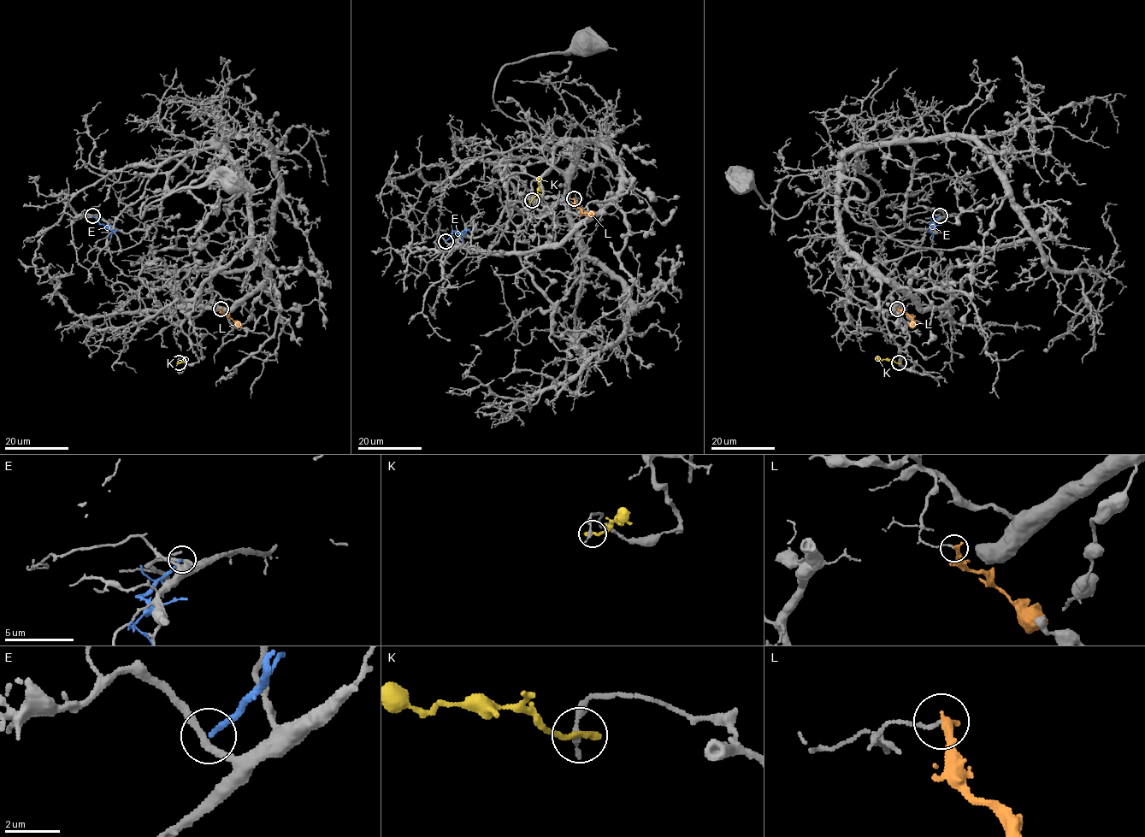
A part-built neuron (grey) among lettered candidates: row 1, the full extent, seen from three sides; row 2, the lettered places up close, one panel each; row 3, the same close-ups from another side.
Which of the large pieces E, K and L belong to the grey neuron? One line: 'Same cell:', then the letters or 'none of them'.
Same cell: none of them

